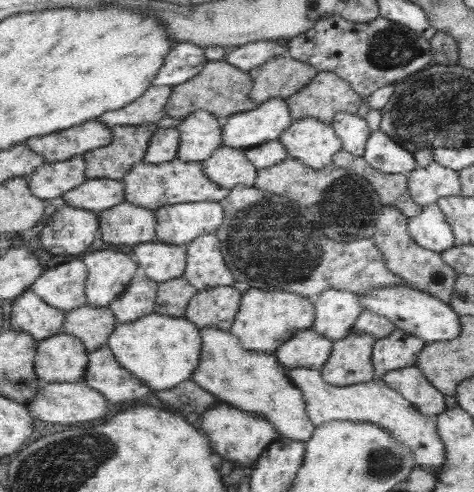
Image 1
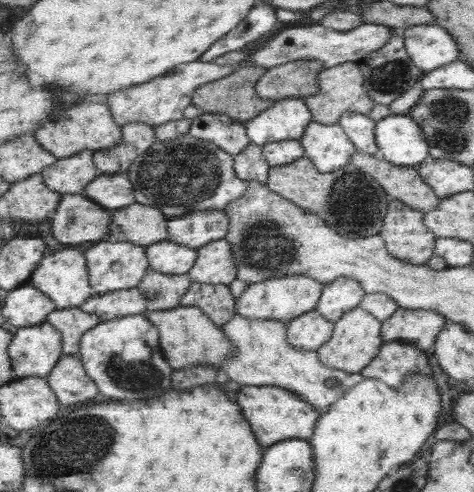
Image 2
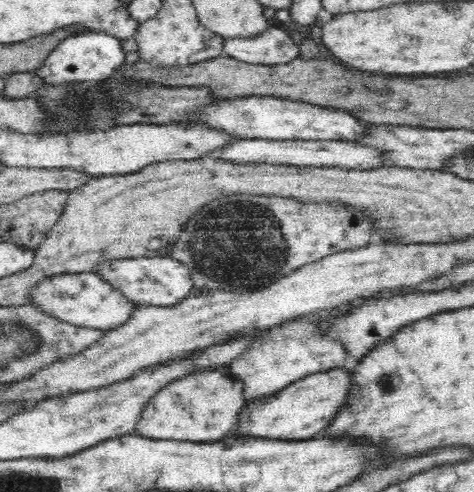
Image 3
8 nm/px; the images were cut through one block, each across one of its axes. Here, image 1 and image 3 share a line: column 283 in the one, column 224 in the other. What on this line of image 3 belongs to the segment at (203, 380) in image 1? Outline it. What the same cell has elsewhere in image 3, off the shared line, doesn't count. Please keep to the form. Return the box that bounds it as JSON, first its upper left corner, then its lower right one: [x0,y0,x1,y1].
[136,366,246,444]

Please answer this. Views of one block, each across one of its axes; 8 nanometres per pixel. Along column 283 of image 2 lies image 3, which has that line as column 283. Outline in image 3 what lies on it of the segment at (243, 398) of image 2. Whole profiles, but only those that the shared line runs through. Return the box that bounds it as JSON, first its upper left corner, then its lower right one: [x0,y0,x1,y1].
[240,368,352,440]

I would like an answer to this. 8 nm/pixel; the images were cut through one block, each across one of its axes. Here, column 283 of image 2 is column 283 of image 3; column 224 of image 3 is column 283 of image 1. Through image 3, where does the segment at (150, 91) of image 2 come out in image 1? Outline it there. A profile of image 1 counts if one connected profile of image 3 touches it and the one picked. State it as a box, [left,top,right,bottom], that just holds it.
[225,40,287,72]

